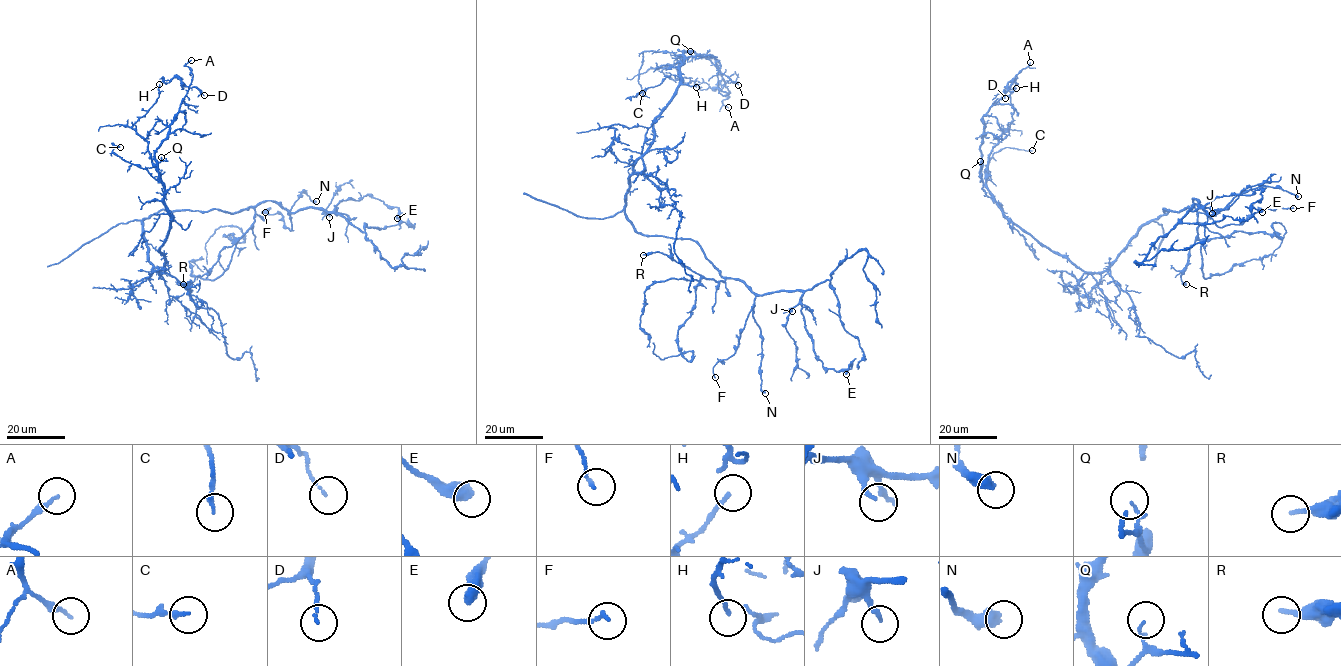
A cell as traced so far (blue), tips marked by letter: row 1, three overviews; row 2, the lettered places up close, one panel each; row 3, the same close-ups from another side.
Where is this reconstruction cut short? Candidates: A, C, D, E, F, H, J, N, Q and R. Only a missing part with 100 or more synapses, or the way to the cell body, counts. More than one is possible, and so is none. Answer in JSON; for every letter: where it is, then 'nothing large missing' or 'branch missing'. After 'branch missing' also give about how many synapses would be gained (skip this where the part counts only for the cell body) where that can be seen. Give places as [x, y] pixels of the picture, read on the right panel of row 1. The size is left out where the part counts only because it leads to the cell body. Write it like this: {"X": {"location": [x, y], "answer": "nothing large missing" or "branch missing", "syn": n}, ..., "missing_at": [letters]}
{"A": {"location": [1030, 62], "answer": "nothing large missing"}, "C": {"location": [1032, 150], "answer": "nothing large missing"}, "D": {"location": [1005, 98], "answer": "nothing large missing"}, "E": {"location": [1262, 212], "answer": "nothing large missing"}, "F": {"location": [1293, 208], "answer": "nothing large missing"}, "H": {"location": [1016, 88], "answer": "nothing large missing"}, "J": {"location": [1212, 213], "answer": "nothing large missing"}, "N": {"location": [1298, 196], "answer": "nothing large missing"}, "Q": {"location": [980, 161], "answer": "nothing large missing"}, "R": {"location": [1186, 284], "answer": "nothing large missing"}, "missing_at": []}

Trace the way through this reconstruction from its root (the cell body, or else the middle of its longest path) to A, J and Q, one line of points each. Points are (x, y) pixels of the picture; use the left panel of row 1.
A: (154, 214), (142, 234), (152, 270), (161, 270), (170, 218), (154, 151), (192, 79), (191, 60)
J: (154, 214), (214, 209), (234, 213), (275, 201), (291, 212), (314, 207), (337, 215), (328, 211), (329, 217)
Q: (154, 214), (142, 222), (142, 234), (152, 270), (161, 270), (159, 250), (170, 221), (158, 173), (161, 157)

